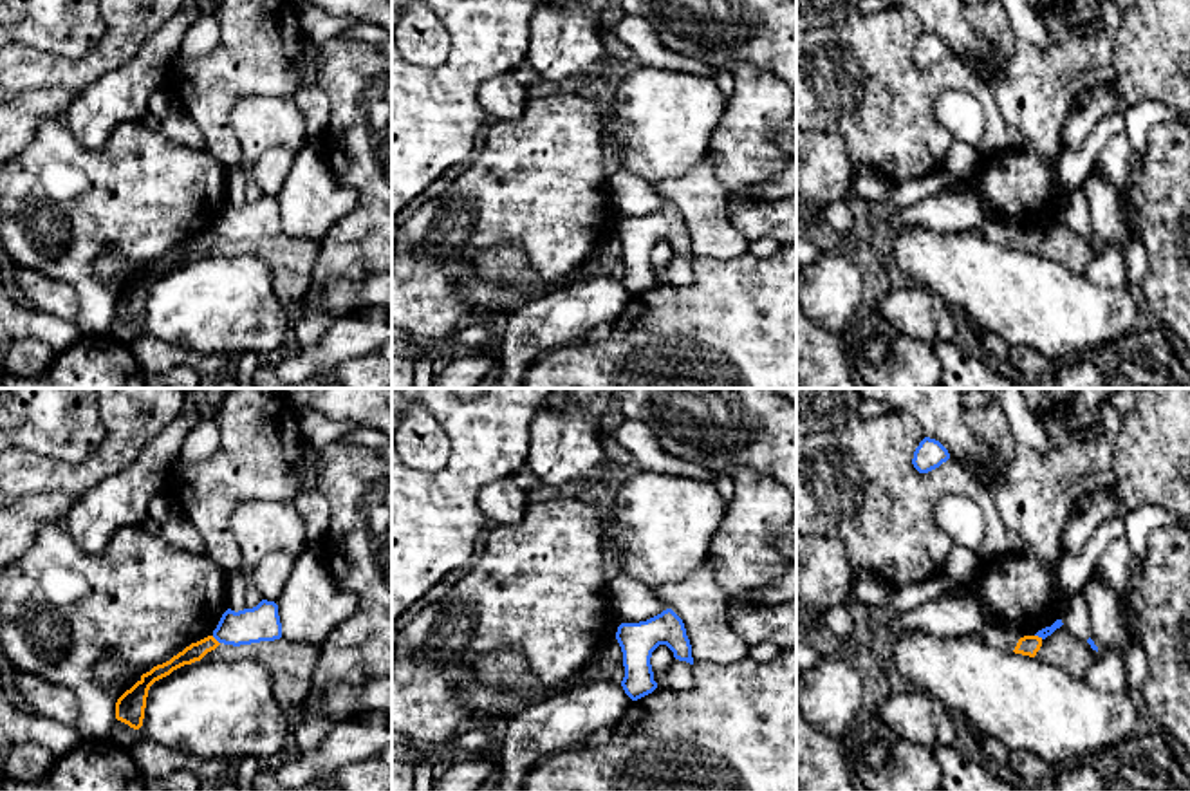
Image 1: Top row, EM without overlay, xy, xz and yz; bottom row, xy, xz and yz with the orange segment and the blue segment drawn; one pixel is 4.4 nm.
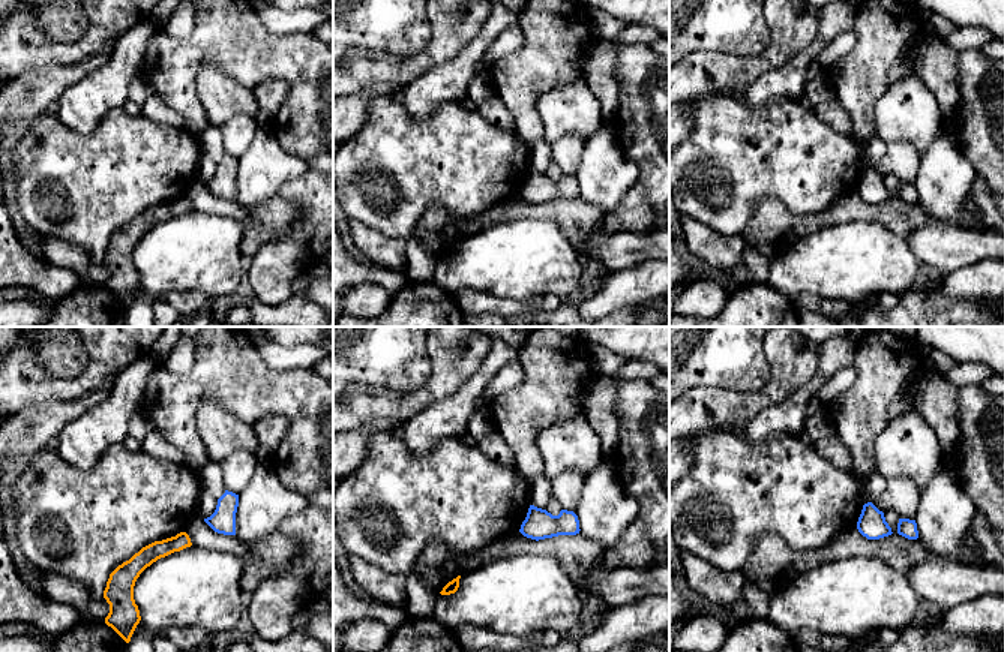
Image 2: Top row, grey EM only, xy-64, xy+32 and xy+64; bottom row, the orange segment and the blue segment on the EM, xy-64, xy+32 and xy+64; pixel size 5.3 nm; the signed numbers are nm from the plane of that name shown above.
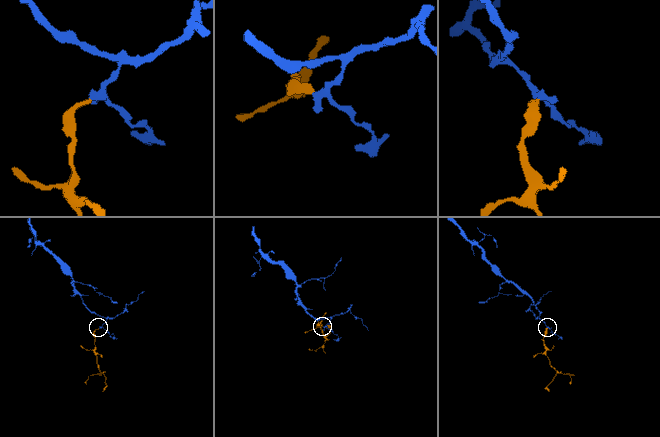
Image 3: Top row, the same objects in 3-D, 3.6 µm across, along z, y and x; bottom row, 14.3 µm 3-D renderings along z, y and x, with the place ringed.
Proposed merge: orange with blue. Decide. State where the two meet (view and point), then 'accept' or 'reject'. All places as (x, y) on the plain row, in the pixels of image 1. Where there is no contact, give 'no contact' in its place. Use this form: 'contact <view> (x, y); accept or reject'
contact xy (215, 235); reject

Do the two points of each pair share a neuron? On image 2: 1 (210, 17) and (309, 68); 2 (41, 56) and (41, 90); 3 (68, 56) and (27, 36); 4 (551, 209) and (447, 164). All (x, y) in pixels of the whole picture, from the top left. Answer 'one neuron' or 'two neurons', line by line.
1: one neuron
2: two neurons
3: one neuron
4: two neurons

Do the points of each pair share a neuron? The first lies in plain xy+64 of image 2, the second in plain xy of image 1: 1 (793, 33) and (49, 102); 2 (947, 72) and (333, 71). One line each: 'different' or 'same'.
1: different
2: different

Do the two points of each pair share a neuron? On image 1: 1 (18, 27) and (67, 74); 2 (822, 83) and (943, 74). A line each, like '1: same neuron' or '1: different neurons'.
1: different neurons
2: same neuron

